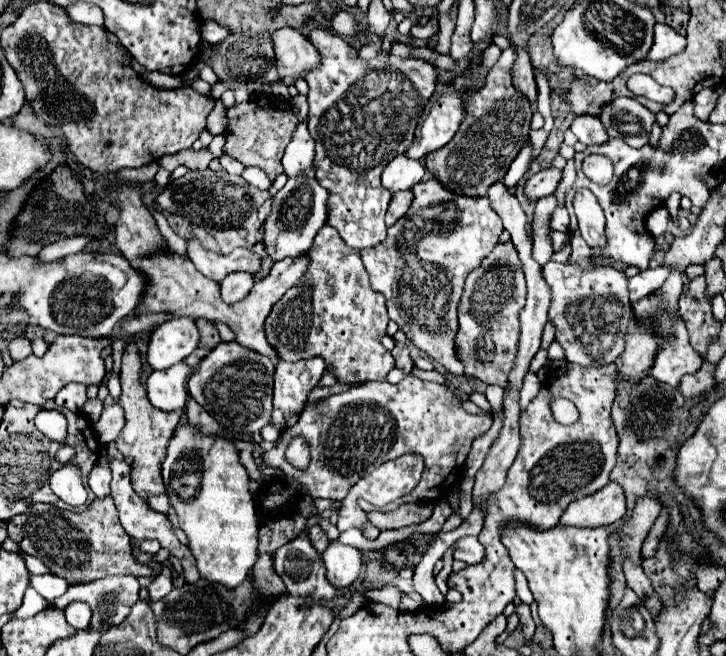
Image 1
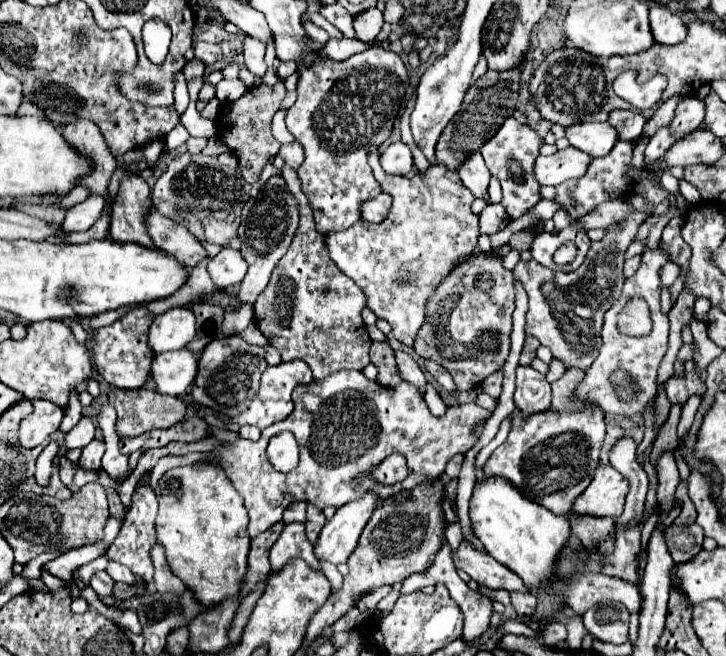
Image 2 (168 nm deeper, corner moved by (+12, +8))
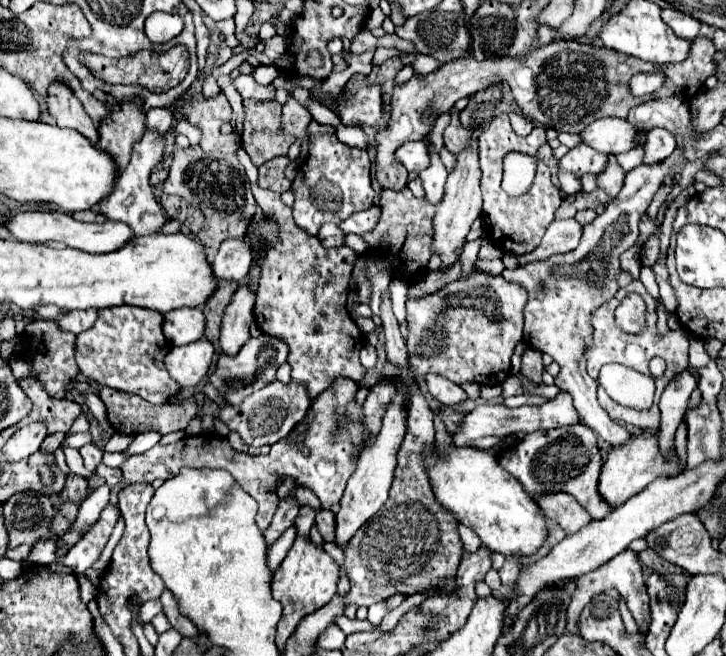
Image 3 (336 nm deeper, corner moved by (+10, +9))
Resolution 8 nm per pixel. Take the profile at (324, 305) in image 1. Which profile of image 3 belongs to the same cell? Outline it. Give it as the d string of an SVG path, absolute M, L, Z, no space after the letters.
M238 149L238 159L246 169L254 199L266 219L278 223L278 243L266 251L260 289L256 295L254 315L258 327L266 335L282 337L288 347L288 365L292 367L292 379L306 385L308 397L318 397L338 377L360 381L366 369L360 365L358 353L364 345L364 335L352 321L346 309L348 283L356 263L356 253L350 247L326 249L318 237L302 233L290 217L290 207L280 201L280 193L262 189L258 185L258 169L244 149Z

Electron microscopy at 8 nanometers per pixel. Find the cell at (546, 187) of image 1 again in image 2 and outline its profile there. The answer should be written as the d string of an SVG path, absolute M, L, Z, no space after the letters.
M568 146L552 156L538 156L534 162L534 176L540 186L558 186L564 180L580 178L592 158L582 150Z

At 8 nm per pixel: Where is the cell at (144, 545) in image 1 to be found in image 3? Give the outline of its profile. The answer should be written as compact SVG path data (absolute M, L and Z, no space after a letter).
M160 599L147 601L140 607L140 619L144 624L150 623L155 615L162 612L162 603Z

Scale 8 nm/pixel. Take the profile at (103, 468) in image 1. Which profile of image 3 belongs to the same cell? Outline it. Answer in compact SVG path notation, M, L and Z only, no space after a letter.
M88 443L88 445L80 447L80 455L82 455L84 465L86 465L86 469L88 469L90 473L92 473L92 471L98 467L98 463L102 461L102 449L96 447L94 443Z

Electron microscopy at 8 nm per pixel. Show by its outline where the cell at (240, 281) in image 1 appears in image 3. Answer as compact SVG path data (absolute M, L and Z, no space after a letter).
M226 239L212 263L214 275L218 279L234 279L242 281L252 267L252 249L244 239Z

